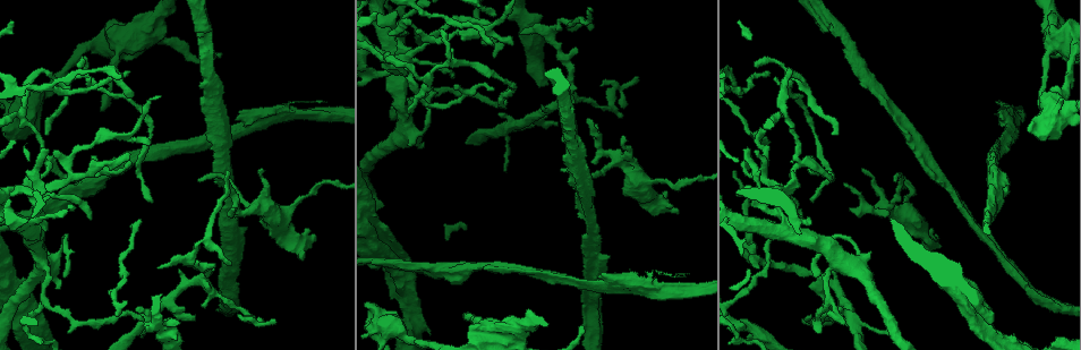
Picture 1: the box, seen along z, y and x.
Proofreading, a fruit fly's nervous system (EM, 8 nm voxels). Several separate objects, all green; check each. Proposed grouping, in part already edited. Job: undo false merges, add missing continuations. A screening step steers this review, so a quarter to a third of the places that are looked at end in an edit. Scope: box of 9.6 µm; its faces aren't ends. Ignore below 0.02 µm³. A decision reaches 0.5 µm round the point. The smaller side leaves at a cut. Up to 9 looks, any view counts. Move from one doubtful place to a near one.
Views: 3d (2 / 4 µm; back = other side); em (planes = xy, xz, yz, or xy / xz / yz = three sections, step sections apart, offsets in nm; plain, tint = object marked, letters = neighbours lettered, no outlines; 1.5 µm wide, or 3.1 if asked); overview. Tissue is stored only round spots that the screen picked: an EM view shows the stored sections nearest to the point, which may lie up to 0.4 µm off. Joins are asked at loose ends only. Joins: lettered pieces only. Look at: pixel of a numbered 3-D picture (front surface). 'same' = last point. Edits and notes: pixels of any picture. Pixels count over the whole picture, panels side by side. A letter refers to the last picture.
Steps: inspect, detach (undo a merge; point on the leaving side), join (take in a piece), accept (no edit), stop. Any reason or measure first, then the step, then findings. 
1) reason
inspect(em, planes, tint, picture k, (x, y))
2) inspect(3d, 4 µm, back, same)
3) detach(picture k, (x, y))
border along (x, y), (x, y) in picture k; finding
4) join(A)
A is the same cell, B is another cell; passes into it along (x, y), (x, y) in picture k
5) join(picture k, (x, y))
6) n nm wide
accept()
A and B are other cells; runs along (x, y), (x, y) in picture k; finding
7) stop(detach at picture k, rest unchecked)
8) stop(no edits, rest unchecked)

free end
inspect(3d, 4 µm, picture 1, (59, 289))

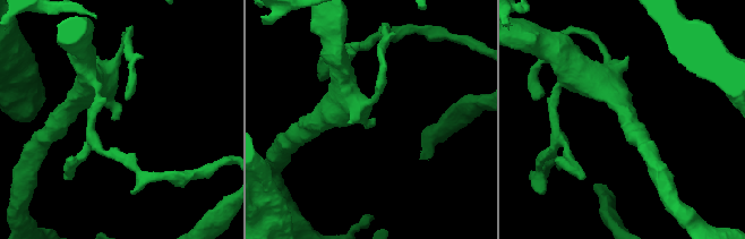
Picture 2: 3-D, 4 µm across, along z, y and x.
shape alone is not enough
inspect(em, planes, letters, picture 2, (369, 122))

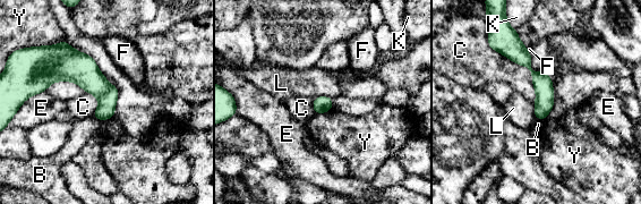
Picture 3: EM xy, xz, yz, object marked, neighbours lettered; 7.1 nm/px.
accept()
B, C, E, F, K, L and Y are other cells; none of them fits

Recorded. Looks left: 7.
thin end
inspect(em, xz, step 8, tint, picture 1, (636, 79))

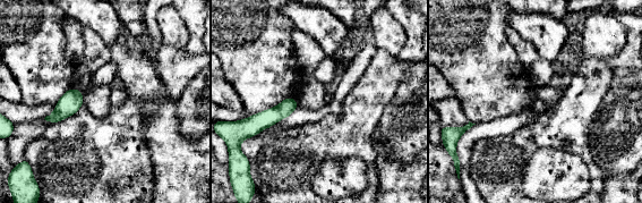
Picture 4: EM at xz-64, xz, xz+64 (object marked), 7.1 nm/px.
cut it another way
inspect(em, planes, letters, same)

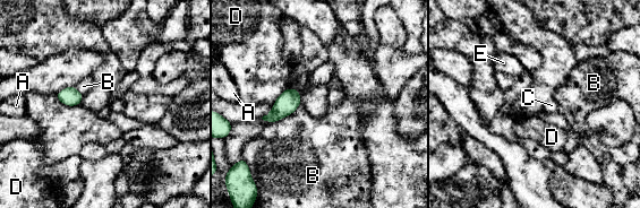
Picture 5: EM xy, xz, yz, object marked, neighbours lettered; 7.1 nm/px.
accept()
A, B, C, D and E are other cells; border along (300, 103), (291, 113), (270, 123) in picture 5; no lettered piece goes on from it

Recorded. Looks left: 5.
tapers out
inspect(3d, 2 µm, picture 1, (130, 71))

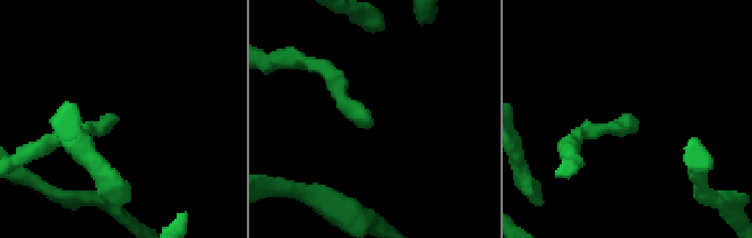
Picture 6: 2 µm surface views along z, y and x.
now the EM
inspect(em, xz, step 8, letters, picture 6, (117, 118))

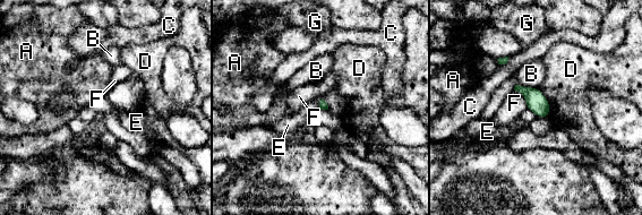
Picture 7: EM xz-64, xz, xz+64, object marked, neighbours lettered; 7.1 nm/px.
cut it another way
inspect(em, planes, letters, same)

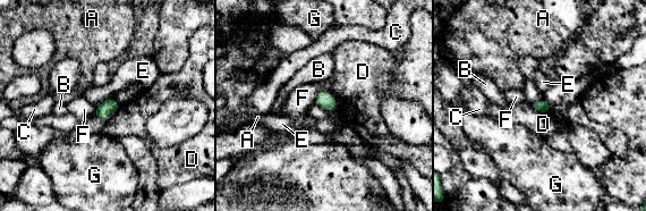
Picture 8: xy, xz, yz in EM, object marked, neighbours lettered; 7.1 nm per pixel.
D touches over 150 nm
accept()
A, B, C, D, E, F and G are other cells; border along (530, 104), (538, 111), (550, 111) in picture 8; no lettered piece goes on from it

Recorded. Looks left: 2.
inspect(em, planes, letters, picture 1, (938, 238))

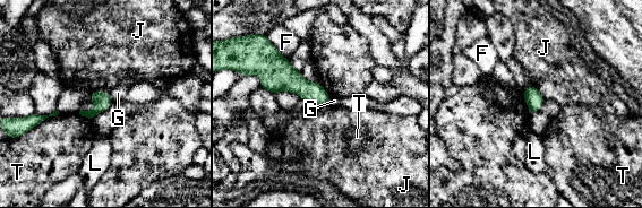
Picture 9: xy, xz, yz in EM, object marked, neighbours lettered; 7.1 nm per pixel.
accept()
F, G, J, L and T are other cells; border along (88, 92), (105, 92), (108, 94) in picture 9; no lettered piece goes on from it

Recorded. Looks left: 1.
stop(no edits, rest unchecked)

